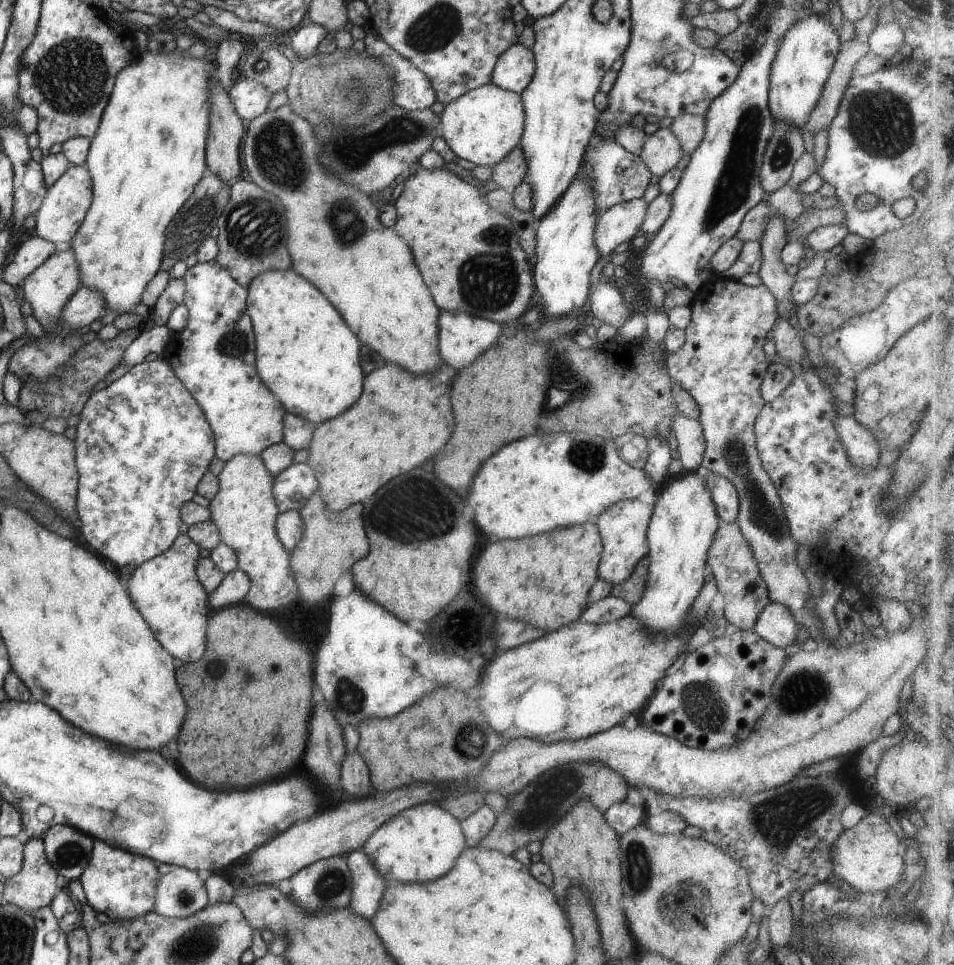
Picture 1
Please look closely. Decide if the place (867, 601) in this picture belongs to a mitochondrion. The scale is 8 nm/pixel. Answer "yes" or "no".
no

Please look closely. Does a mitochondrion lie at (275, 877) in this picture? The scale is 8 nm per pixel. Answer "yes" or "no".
no

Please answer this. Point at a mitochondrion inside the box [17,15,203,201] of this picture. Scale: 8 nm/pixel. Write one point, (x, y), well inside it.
(71, 77)

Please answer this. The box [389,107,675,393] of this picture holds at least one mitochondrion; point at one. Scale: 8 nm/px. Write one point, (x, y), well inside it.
(488, 281)

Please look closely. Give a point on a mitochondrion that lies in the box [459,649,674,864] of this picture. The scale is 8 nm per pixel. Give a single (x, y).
(550, 795)

